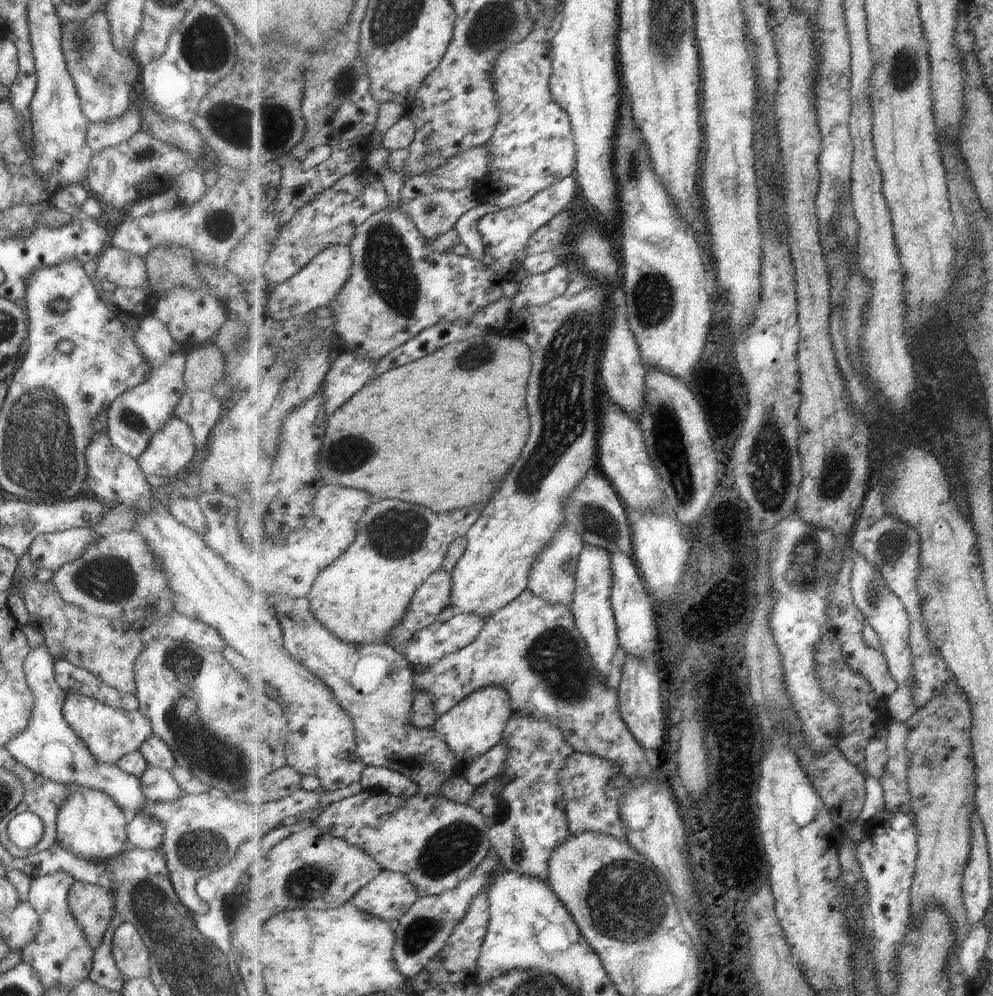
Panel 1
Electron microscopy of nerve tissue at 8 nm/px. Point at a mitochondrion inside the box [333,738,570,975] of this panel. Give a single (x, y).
(446, 850)

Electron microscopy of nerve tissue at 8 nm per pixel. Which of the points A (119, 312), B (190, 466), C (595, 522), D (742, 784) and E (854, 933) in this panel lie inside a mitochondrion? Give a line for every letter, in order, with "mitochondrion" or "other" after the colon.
A: other
B: other
C: mitochondrion
D: other
E: other

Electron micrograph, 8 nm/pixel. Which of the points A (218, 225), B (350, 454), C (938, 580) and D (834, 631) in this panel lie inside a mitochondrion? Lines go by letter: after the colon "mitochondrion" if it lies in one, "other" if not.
A: mitochondrion
B: mitochondrion
C: other
D: other

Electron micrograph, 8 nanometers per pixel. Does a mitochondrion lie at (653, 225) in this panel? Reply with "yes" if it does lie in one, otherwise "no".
no

